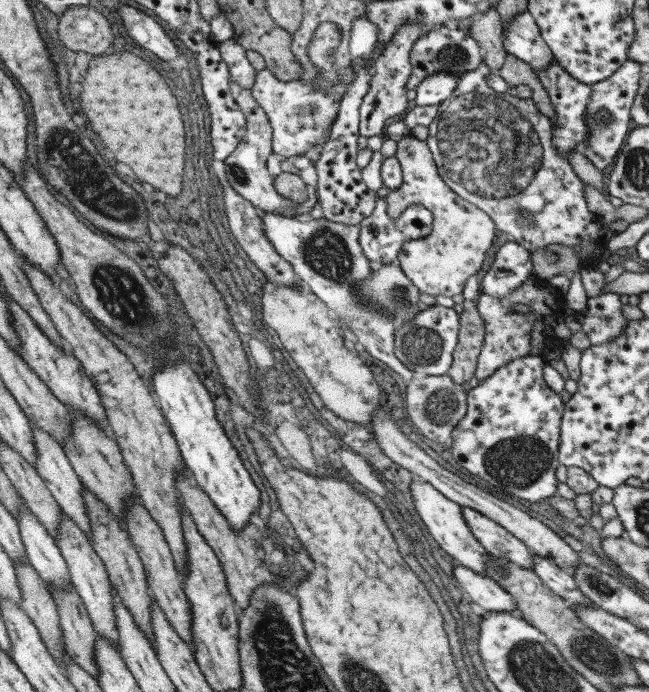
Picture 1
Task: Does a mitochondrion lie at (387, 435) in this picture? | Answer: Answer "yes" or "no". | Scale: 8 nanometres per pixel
no

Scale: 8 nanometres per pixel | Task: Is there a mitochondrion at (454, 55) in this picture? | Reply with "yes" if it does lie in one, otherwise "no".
yes

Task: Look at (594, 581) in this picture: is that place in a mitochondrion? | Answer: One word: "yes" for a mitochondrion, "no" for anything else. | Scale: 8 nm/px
yes

